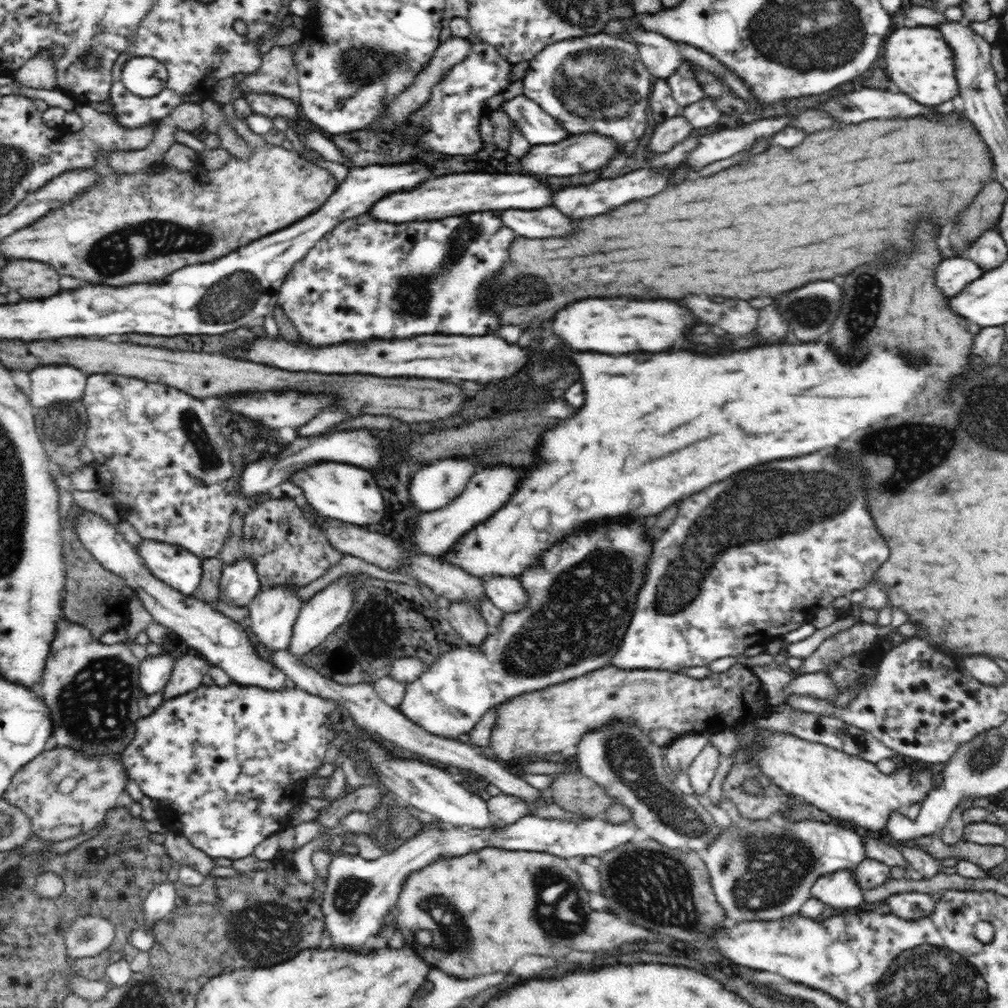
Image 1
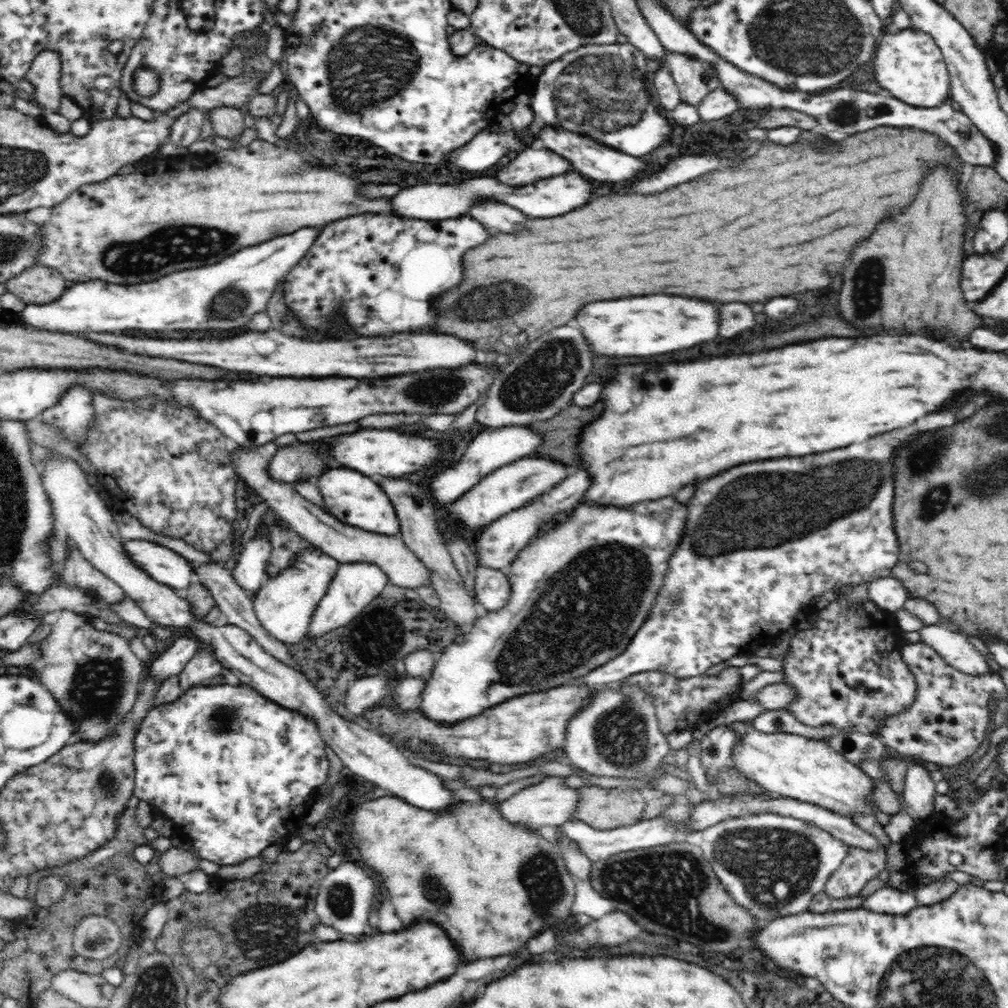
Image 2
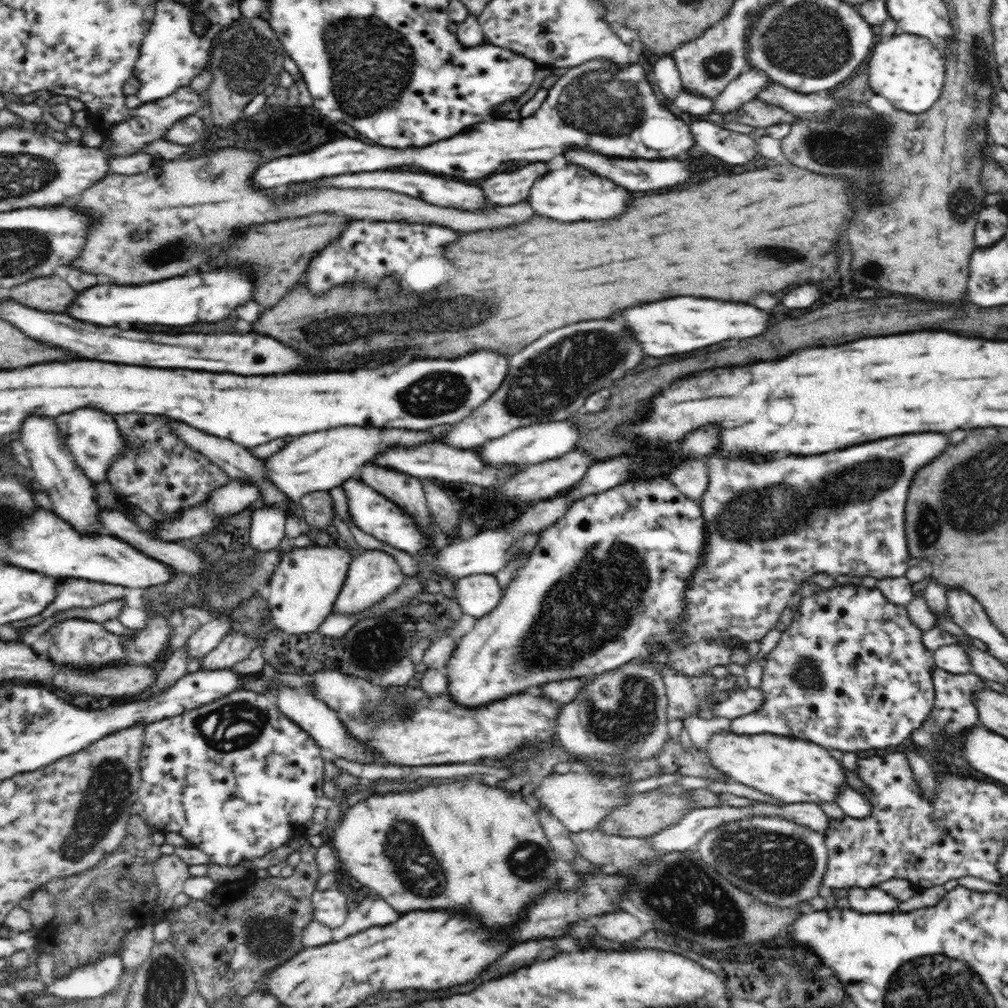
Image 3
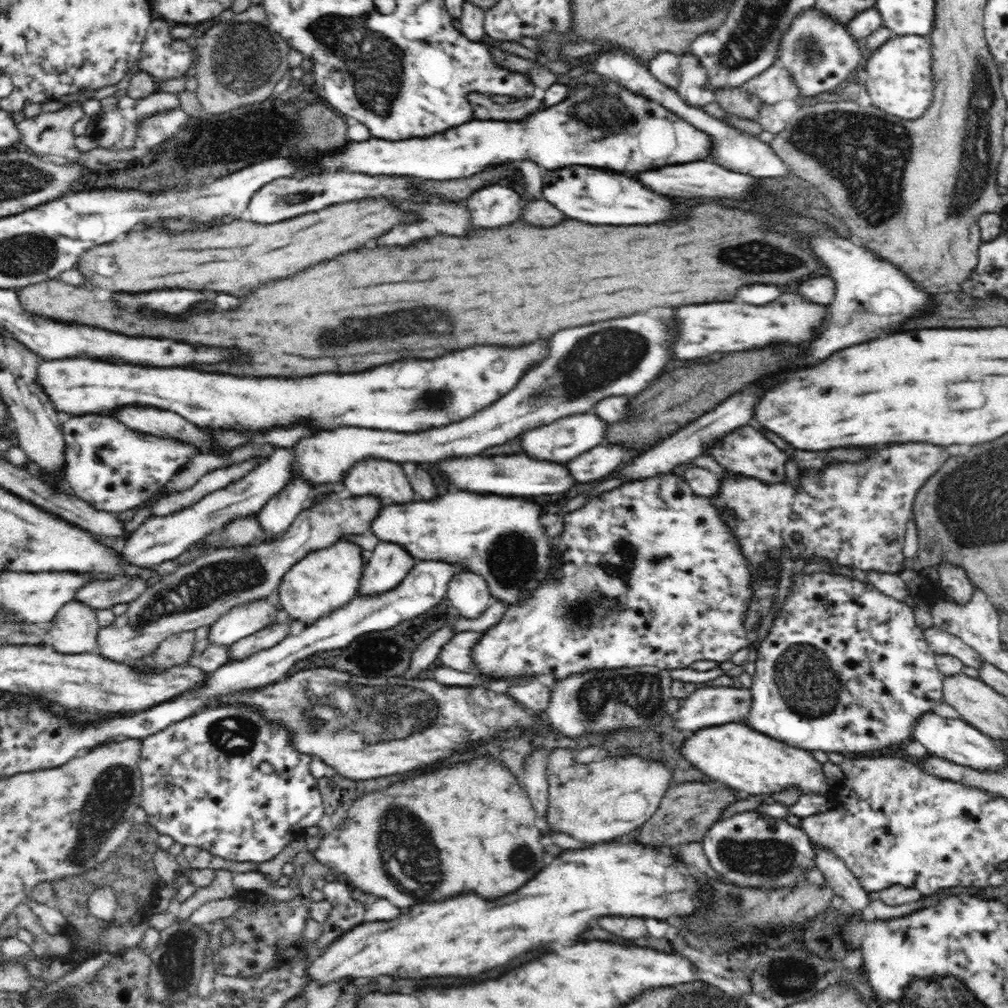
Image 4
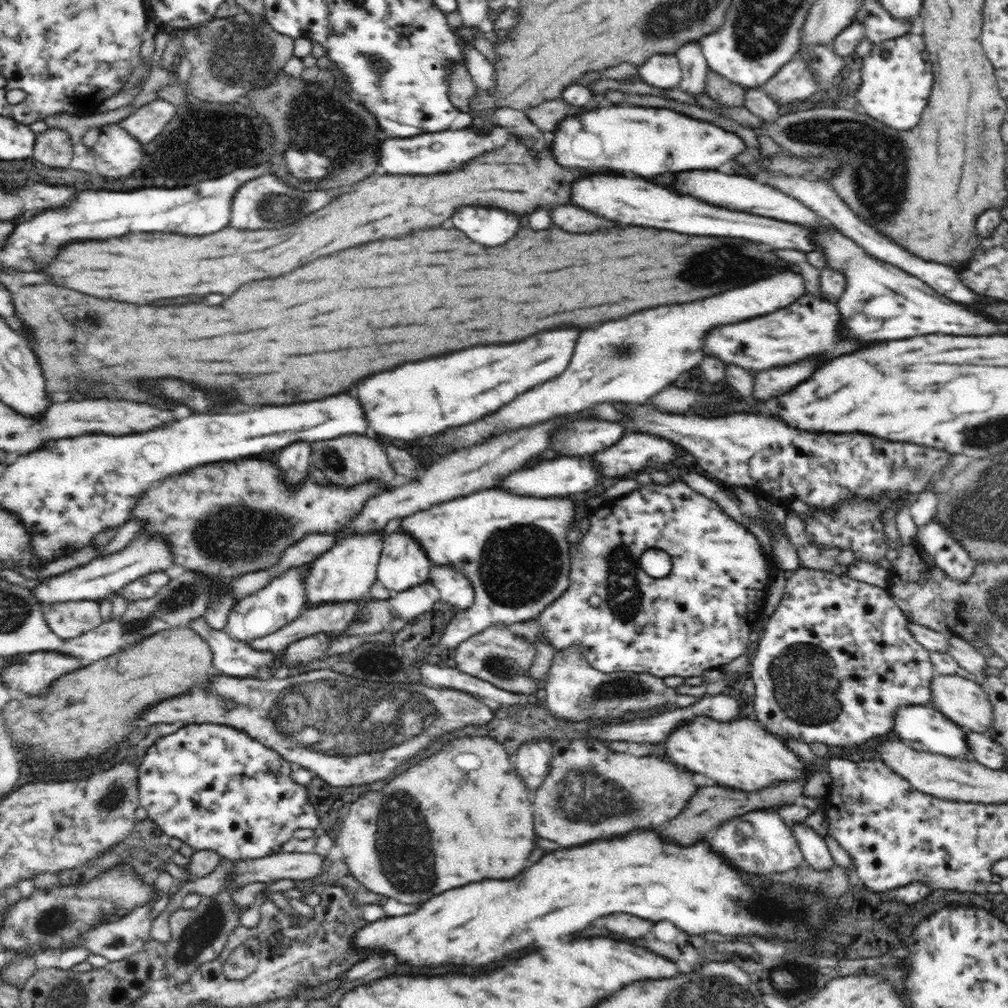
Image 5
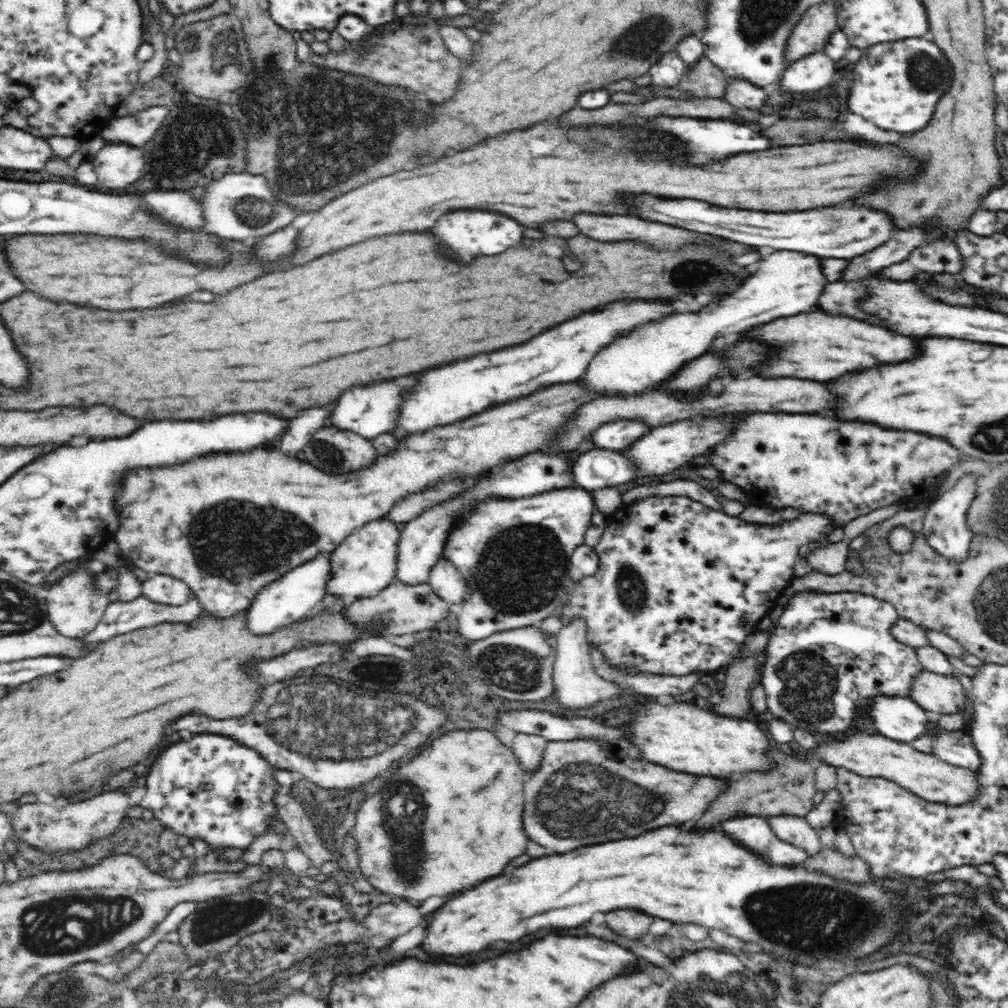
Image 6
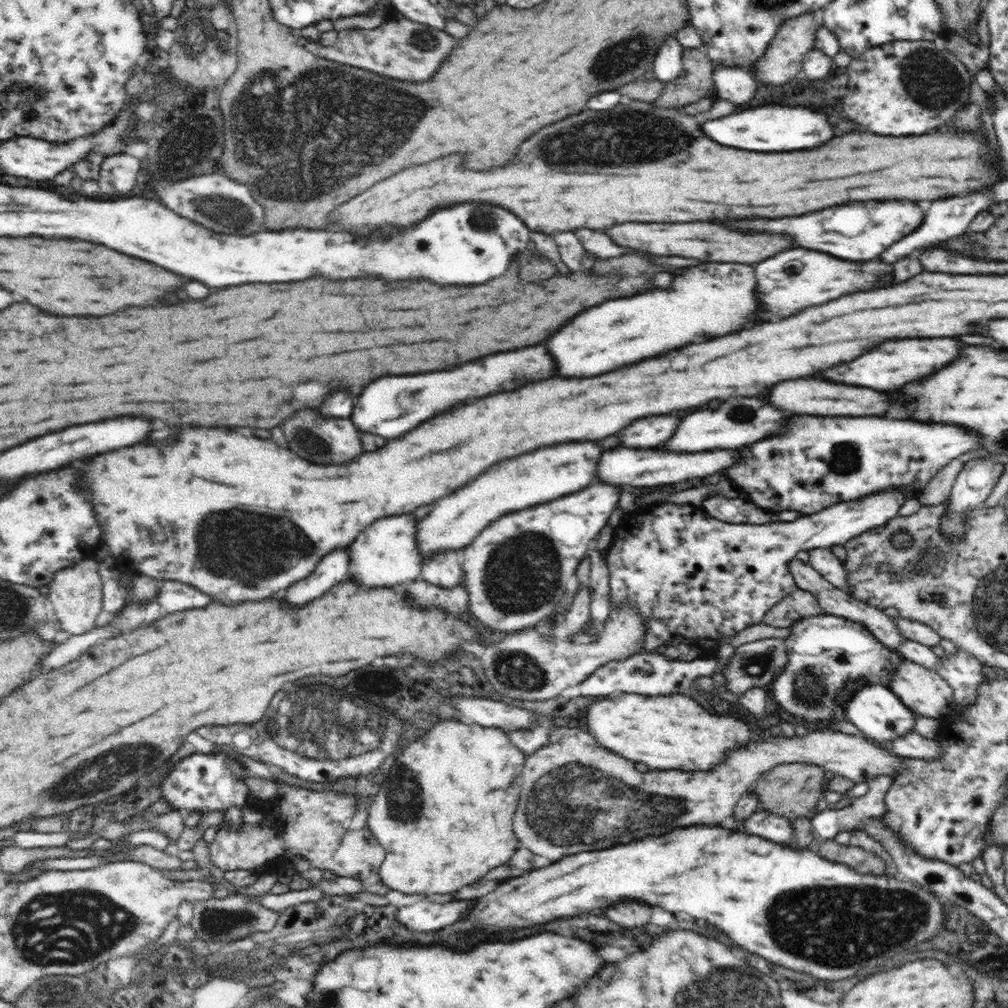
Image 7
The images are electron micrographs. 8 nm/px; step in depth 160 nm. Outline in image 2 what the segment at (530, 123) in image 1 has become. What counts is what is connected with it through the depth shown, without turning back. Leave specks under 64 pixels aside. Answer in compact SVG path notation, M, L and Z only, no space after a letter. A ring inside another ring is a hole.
M544 126L538 132L533 131L532 135L538 140L539 146L563 156L576 171L600 182L632 182L650 170L642 157L630 156L609 146L600 145L588 137L576 134L571 128Z

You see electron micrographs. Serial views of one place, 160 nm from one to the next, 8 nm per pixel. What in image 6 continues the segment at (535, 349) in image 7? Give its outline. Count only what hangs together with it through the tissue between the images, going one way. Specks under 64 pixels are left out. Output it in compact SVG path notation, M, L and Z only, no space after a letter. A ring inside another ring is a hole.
M376 382L370 386L354 386L352 390L344 392L340 400L334 404L332 420L330 424L342 428L342 430L352 430L364 438L376 438L378 434L392 434L398 426L398 414L400 414L400 404L406 396L406 388L398 386L394 382Z

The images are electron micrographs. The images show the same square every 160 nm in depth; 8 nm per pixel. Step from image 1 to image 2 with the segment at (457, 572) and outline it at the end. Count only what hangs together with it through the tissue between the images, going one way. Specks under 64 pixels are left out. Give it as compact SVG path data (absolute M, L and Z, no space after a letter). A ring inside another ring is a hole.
M274 441L267 442L255 448L230 446L230 458L235 473L251 490L255 490L268 504L269 508L278 514L278 518L295 530L304 540L318 547L338 563L368 562L376 563L388 576L393 585L408 588L410 592L418 591L422 586L431 586L430 571L418 560L418 557L405 545L400 536L384 536L374 534L355 526L339 521L326 510L304 499L294 489L293 483L280 482L270 473L268 466L278 447Z

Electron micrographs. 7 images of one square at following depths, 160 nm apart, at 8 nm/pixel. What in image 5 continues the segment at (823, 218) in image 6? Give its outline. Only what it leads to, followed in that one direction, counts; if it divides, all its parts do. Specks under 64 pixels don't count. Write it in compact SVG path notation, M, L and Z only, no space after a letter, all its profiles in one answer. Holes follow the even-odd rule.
M588 176L580 178L574 184L572 200L576 206L600 214L608 220L616 220L620 224L632 226L646 226L646 228L662 228L662 230L676 230L682 234L696 234L696 236L730 236L730 238L744 238L756 244L766 244L776 250L798 250L798 252L814 252L818 250L812 244L812 234L804 226L796 226L790 222L778 222L774 218L762 218L756 214L732 212L720 206L712 206L692 196L680 196L666 188L654 186L642 178L608 178L608 176Z

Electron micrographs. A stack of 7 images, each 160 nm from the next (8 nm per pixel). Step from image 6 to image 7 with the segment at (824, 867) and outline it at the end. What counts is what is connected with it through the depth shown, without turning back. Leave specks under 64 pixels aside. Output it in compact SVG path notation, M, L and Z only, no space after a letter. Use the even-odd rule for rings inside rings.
M834 839L822 841L818 847L818 855L832 862L845 864L862 874L884 875L886 863L878 856L862 847L840 845Z

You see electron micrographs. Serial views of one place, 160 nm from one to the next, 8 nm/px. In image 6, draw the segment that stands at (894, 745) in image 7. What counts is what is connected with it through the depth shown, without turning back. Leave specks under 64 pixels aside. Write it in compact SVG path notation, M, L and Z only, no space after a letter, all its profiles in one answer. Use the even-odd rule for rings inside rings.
M965 729L944 730L933 741L933 747L929 753L952 766L961 766L976 771L981 765L979 754Z

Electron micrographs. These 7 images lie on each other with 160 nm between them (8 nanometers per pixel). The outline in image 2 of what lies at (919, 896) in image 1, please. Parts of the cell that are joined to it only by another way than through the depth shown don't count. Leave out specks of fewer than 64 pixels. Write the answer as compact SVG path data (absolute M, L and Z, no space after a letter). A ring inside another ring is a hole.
M886 886L866 897L861 907L879 913L901 915L910 912L918 905L912 892Z

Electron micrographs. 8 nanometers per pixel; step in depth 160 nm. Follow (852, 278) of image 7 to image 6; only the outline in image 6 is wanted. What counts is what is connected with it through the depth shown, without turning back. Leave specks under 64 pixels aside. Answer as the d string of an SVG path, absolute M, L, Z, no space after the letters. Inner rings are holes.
M790 250L772 252L760 260L758 272L748 278L736 294L724 296L724 300L704 306L698 314L680 312L654 324L640 326L630 336L610 344L592 360L582 382L590 390L606 394L638 395L638 392L642 393L642 390L652 386L662 386L662 382L672 378L684 362L704 354L704 350L712 346L714 338L738 334L768 320L796 316L800 312L812 310L818 304L827 281L816 256Z

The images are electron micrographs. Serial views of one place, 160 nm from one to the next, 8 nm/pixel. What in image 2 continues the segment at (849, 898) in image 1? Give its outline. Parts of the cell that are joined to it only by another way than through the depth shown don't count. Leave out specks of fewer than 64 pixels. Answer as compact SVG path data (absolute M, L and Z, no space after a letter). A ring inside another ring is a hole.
M886 845L873 851L850 847L842 864L831 874L823 890L830 898L855 896L872 878L886 871Z

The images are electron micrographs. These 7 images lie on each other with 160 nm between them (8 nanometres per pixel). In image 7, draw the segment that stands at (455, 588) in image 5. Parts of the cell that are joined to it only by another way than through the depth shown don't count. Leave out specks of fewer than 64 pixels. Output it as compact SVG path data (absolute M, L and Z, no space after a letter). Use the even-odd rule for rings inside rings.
M447 550L431 554L424 560L420 578L442 588L454 588L463 578L462 558L459 551Z

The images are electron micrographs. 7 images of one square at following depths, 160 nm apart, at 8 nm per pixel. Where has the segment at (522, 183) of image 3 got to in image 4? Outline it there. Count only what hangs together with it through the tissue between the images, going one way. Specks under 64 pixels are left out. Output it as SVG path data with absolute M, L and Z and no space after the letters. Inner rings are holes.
M486 186L468 200L470 224L476 228L500 228L520 218L520 196L508 186Z

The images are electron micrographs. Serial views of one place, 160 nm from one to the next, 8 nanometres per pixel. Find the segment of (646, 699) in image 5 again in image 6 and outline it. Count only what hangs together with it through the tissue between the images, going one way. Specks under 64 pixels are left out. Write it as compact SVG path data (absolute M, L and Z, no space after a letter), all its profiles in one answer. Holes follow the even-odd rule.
M574 620L568 626L564 626L558 632L553 640L554 650L556 651L556 660L554 660L554 698L560 700L564 708L590 708L592 704L608 698L618 698L620 694L628 694L623 688L620 688L613 682L604 680L593 671L591 656L589 653L589 642L586 639L587 627L584 620Z

